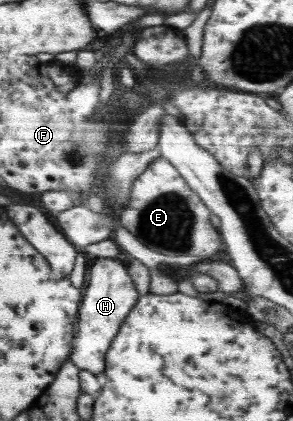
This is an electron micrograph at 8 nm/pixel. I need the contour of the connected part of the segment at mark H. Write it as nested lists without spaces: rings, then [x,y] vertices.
[[[95,260],[91,266],[91,278],[79,305],[74,347],[69,360],[80,370],[99,374],[105,370],[105,355],[123,321],[135,306],[139,294],[135,289],[128,268],[121,261]]]

